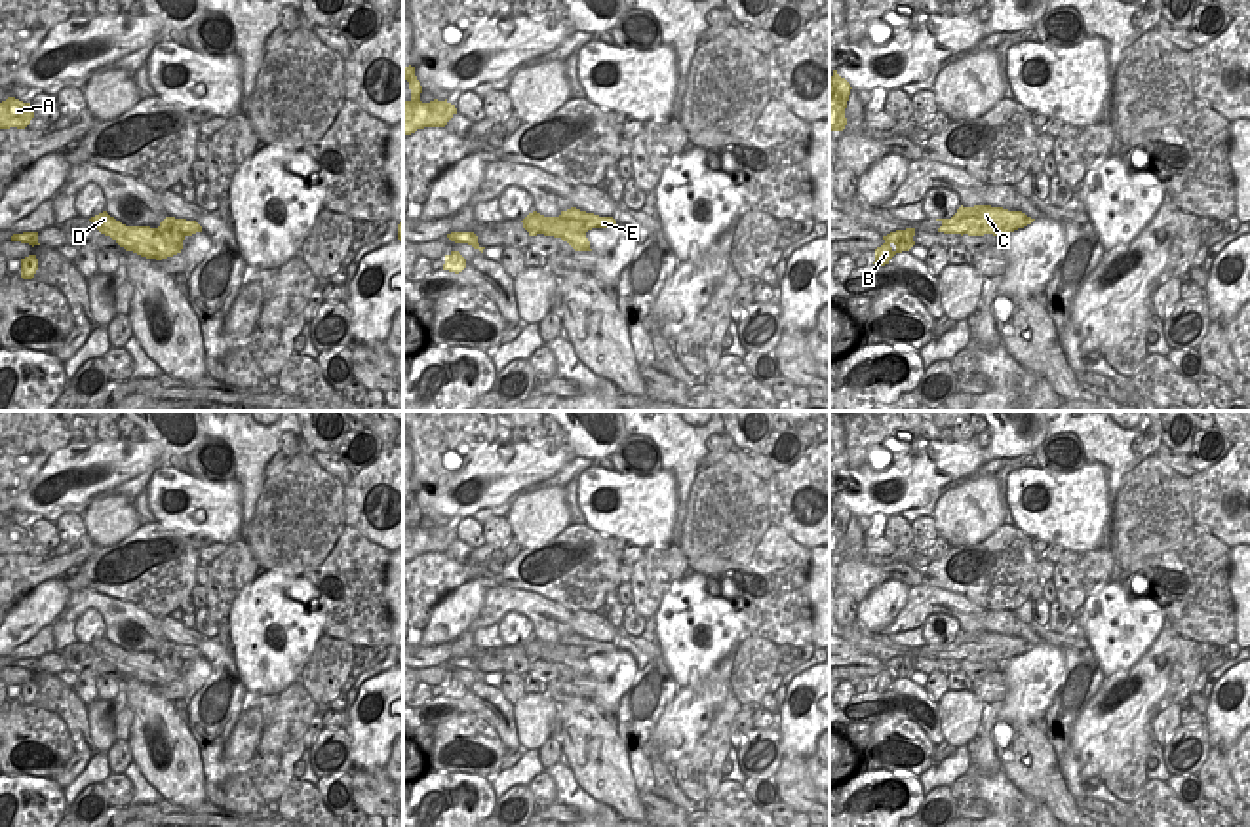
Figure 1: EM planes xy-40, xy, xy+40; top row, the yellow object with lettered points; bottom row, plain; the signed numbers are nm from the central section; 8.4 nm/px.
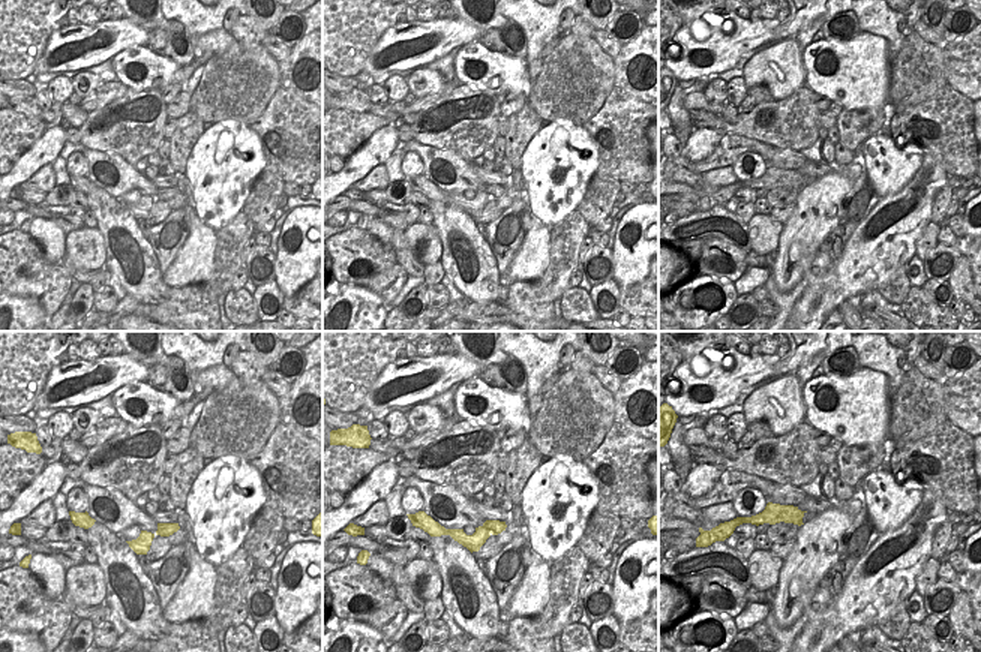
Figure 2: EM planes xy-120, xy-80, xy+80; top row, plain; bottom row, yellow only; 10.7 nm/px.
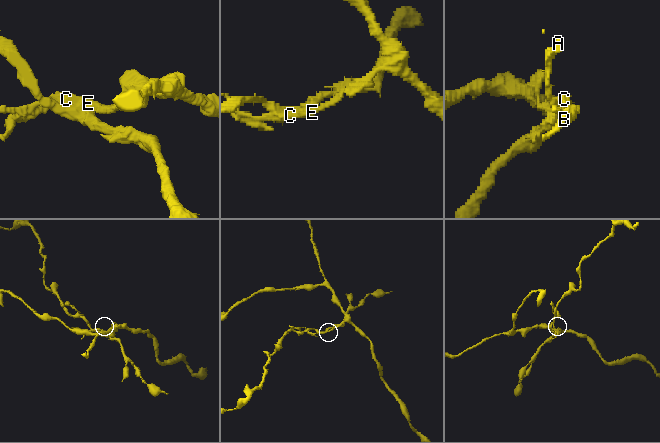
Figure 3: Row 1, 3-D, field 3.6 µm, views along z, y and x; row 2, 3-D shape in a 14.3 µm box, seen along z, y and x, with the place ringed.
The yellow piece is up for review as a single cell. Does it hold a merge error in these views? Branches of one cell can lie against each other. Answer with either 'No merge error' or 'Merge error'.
Merge error

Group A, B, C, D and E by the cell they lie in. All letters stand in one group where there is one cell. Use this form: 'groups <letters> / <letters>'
groups A D / B C E

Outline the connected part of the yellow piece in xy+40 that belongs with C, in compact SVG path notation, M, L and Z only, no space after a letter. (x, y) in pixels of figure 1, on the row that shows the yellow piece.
M974 205L974 207L959 207L951 219L936 219L942 222L938 232L944 234L968 234L968 236L984 236L974 232L972 228L984 228L987 224L1018 224L1020 228L1031 224L1035 219L1027 217L1022 211L1008 211L1003 207L991 205Z

